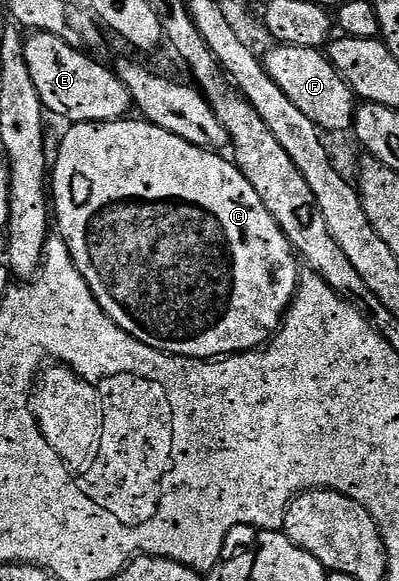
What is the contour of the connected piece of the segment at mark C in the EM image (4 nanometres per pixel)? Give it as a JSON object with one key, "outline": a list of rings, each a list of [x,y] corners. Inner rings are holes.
{"outline":[[[121,120],[119,122],[77,122],[67,127],[68,131],[63,131],[60,140],[60,150],[54,155],[54,161],[50,166],[50,202],[54,207],[54,226],[58,229],[59,237],[63,238],[66,248],[72,257],[72,263],[76,265],[76,270],[84,277],[86,284],[90,288],[90,292],[98,300],[100,307],[106,312],[106,316],[110,316],[110,320],[114,320],[114,324],[118,328],[122,328],[122,332],[126,332],[130,336],[134,336],[134,340],[138,340],[142,344],[146,344],[150,348],[154,348],[163,354],[174,354],[178,358],[199,358],[201,360],[219,360],[228,357],[229,354],[246,354],[250,350],[259,350],[271,339],[272,335],[280,328],[280,323],[284,320],[284,313],[287,312],[288,306],[292,303],[293,296],[296,295],[296,283],[298,281],[298,269],[296,270],[296,262],[298,266],[298,258],[292,249],[292,245],[286,240],[286,236],[278,228],[278,224],[274,220],[274,216],[270,216],[270,212],[266,212],[266,204],[262,204],[262,200],[258,196],[258,192],[254,192],[254,188],[250,184],[250,180],[246,180],[246,176],[242,176],[242,172],[236,167],[235,161],[229,160],[223,153],[205,150],[202,146],[195,146],[186,140],[182,140],[178,136],[174,136],[170,132],[166,132],[162,128],[158,128],[152,122],[143,120],[135,120],[136,122],[128,122],[129,120]]]}

